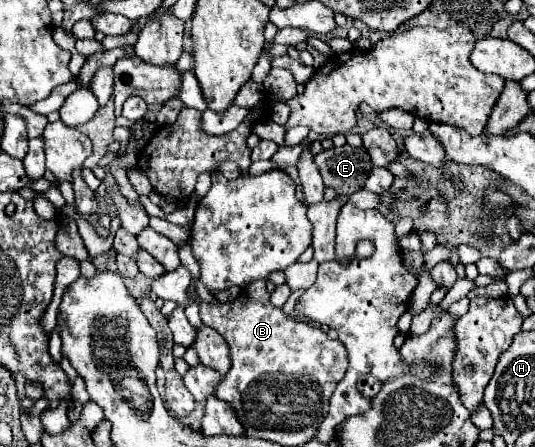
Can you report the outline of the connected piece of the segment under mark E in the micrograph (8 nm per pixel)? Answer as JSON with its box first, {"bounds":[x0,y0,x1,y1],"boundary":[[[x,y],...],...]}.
{"bounds":[316,144,372,194],"boundary":[[[344,144],[342,148],[330,148],[316,154],[316,164],[320,168],[320,174],[324,178],[324,186],[332,186],[336,194],[354,194],[360,190],[372,170],[372,160],[364,148],[354,148],[350,144]]]}

